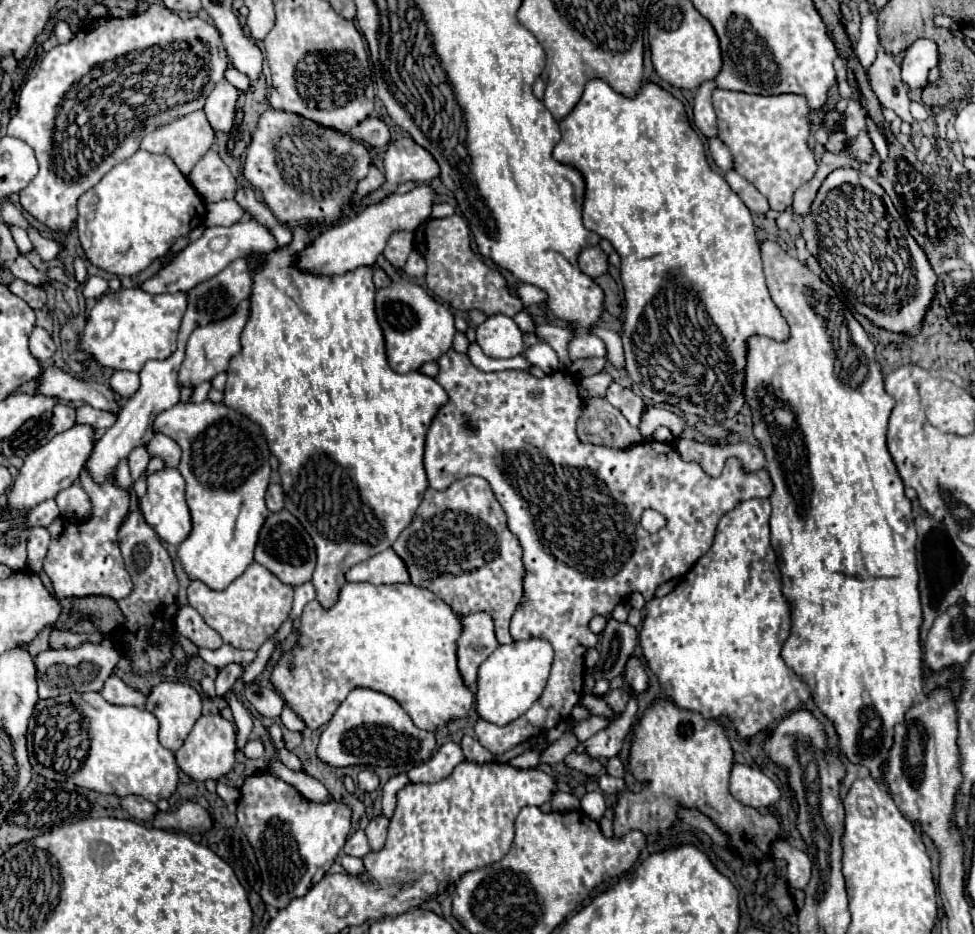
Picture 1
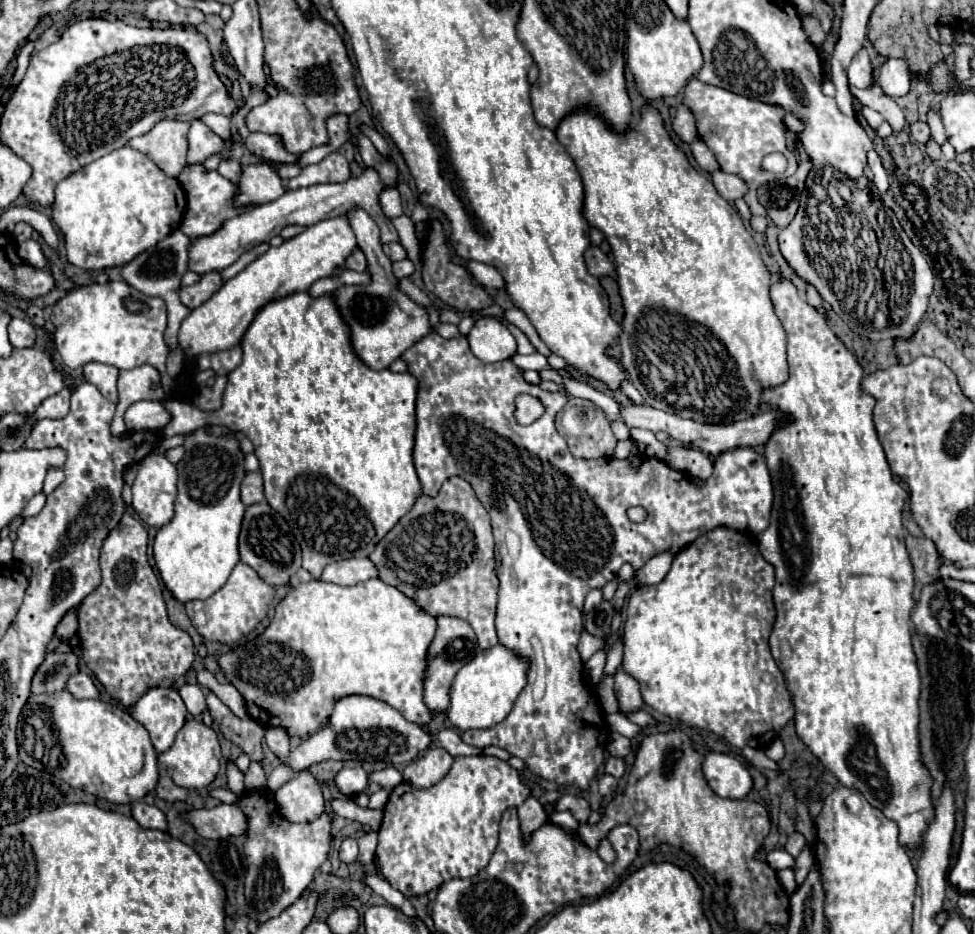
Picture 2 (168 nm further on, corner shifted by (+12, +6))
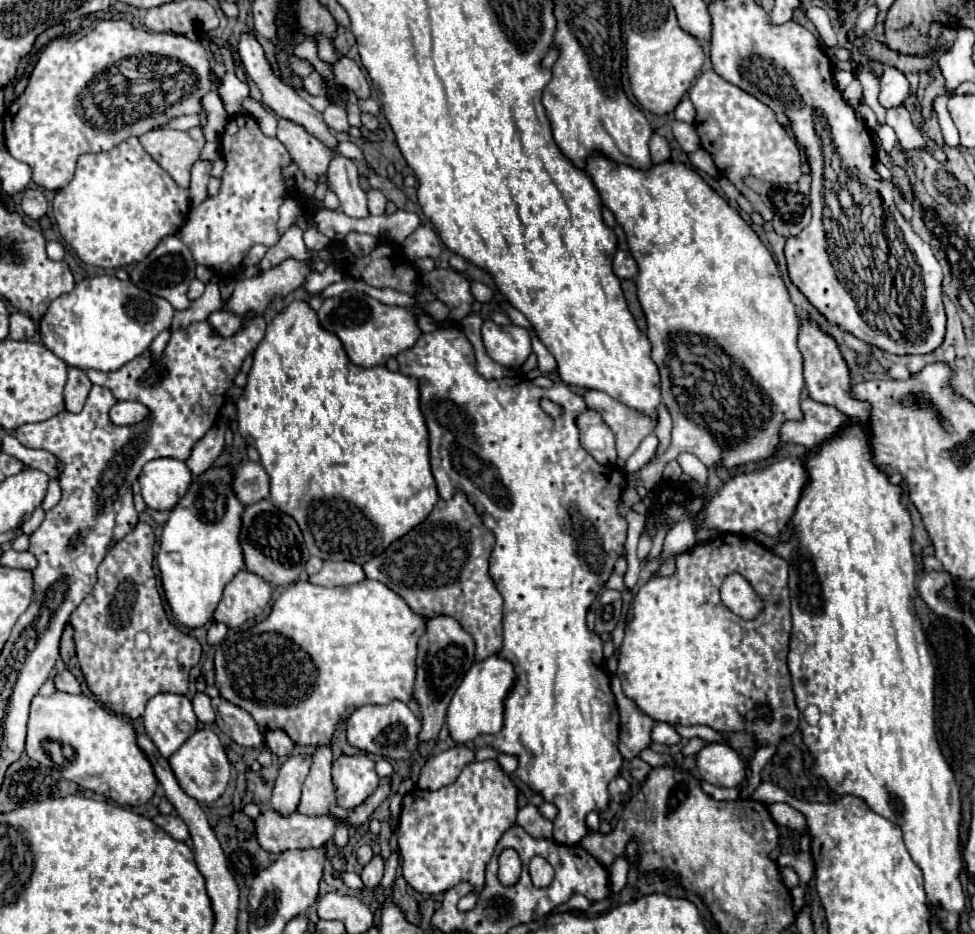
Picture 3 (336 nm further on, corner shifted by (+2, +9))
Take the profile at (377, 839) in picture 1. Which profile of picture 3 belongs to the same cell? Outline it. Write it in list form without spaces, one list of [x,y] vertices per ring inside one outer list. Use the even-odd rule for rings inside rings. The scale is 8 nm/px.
[[[375,856],[365,868],[363,868],[363,874],[361,874],[361,880],[365,884],[365,890],[371,890],[375,892],[375,888],[379,888],[381,884],[381,878],[383,878],[383,860],[379,856]]]

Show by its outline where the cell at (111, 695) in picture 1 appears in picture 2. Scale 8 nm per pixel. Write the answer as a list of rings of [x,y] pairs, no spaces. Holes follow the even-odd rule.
[[[85,673],[73,675],[67,681],[67,691],[71,691],[77,699],[97,699],[97,697],[101,697],[99,689],[97,689],[97,685],[93,681],[93,677],[89,677]]]

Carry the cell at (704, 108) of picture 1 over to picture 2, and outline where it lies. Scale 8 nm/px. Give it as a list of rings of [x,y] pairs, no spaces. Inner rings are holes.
[[[683,103],[677,107],[677,115],[673,119],[673,129],[687,143],[691,143],[691,141],[695,141],[699,137],[697,135],[697,125],[695,125],[695,119],[693,119],[693,113]]]

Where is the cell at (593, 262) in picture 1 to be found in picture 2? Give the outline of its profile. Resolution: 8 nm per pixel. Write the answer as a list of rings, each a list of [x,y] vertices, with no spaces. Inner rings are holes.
[[[591,245],[587,251],[585,251],[585,263],[587,263],[587,271],[593,275],[593,277],[603,277],[603,275],[611,275],[615,271],[615,265],[607,259],[607,255]]]

